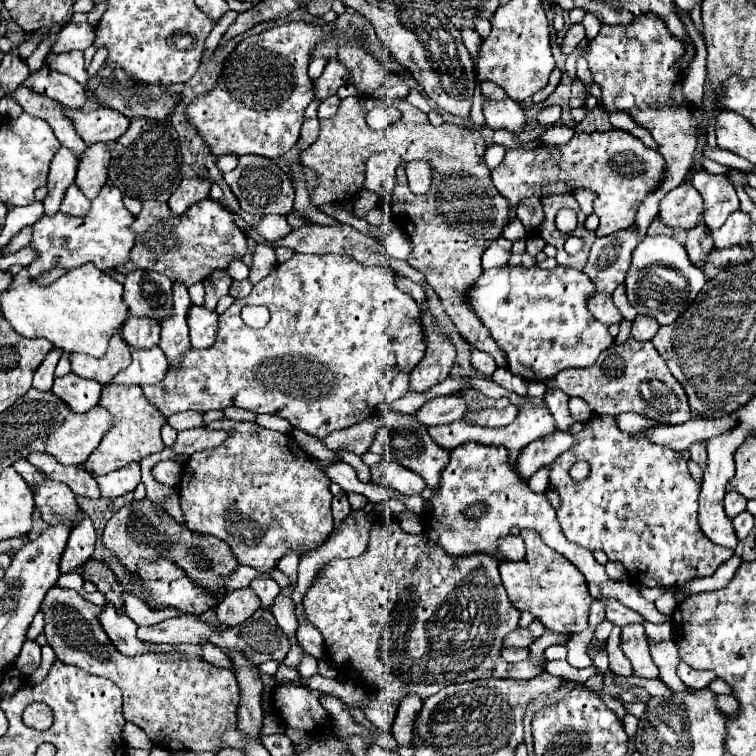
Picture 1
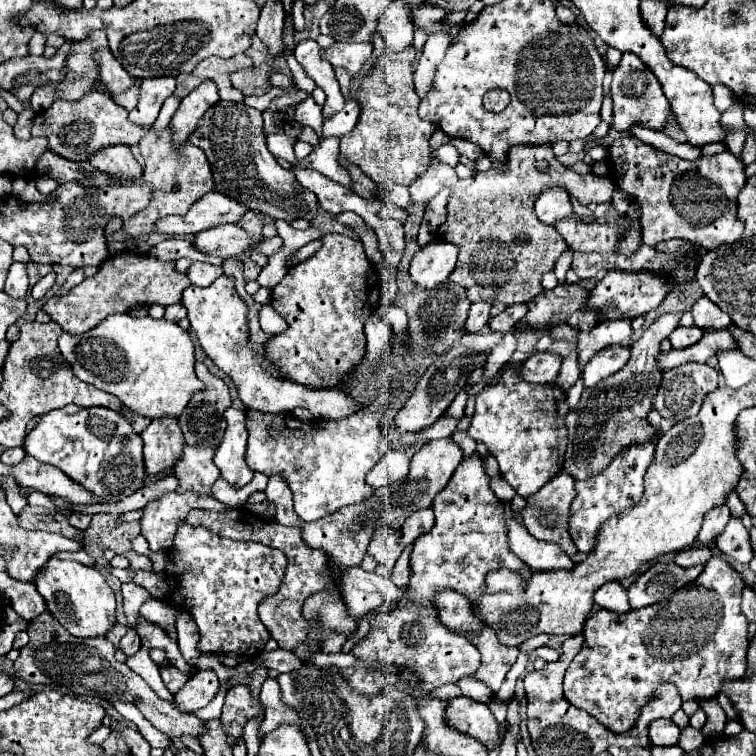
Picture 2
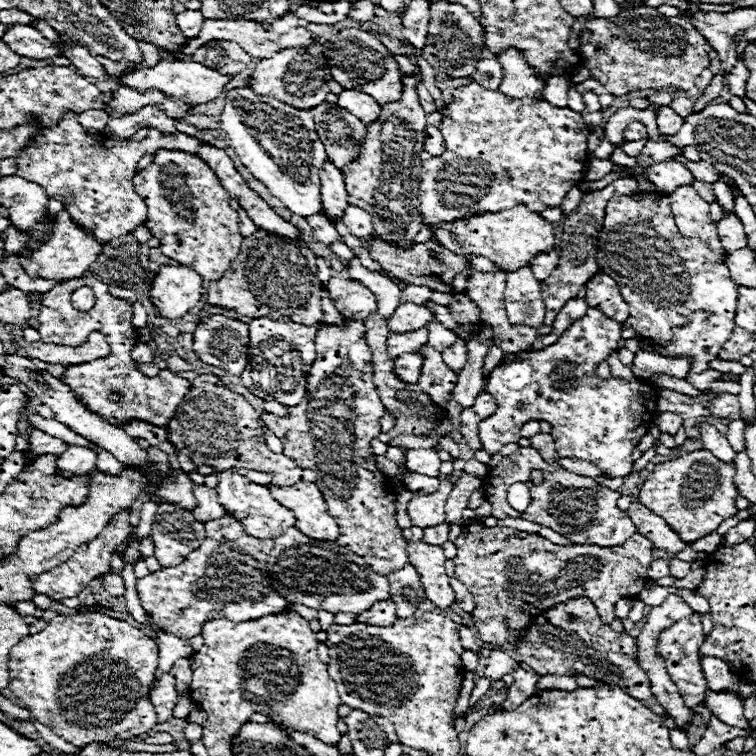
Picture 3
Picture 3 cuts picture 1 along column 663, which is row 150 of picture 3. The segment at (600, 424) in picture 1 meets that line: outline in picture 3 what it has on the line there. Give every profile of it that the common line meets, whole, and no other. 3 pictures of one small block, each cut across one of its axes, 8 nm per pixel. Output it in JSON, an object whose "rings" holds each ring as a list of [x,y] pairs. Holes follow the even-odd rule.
{"rings":[[[478,82],[454,88],[452,96],[454,100],[442,110],[442,122],[438,126],[446,142],[446,152],[424,160],[420,166],[418,200],[426,226],[436,228],[442,224],[452,224],[460,218],[500,212],[512,208],[514,204],[524,204],[530,211],[540,213],[560,206],[570,188],[582,182],[590,128],[582,122],[580,112],[556,108],[546,100],[530,96],[510,98],[500,90],[488,90]]]}

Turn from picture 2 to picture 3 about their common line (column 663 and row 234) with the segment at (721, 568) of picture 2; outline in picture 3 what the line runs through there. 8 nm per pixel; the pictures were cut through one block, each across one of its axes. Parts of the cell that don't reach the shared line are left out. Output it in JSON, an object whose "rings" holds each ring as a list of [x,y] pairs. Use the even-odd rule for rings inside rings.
{"rings":[[[638,192],[632,196],[614,196],[606,204],[596,260],[600,272],[608,272],[608,276],[618,282],[620,294],[630,308],[630,316],[624,326],[634,328],[638,340],[658,344],[660,348],[654,348],[654,352],[660,356],[688,358],[690,374],[708,370],[708,364],[718,356],[720,348],[728,342],[728,336],[734,330],[738,288],[732,282],[726,264],[720,256],[716,256],[716,252],[712,252],[698,238],[686,238],[678,232],[667,195]]]}

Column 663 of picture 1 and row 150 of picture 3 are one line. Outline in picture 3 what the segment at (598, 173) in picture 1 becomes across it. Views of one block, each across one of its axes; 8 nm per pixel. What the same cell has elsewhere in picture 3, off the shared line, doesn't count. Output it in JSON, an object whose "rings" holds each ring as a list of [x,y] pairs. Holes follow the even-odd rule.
{"rings":[[[158,150],[154,154],[154,162],[140,170],[134,176],[134,190],[148,206],[148,220],[144,226],[150,230],[154,238],[160,240],[160,252],[188,268],[194,268],[204,280],[218,280],[226,270],[228,264],[236,258],[242,244],[242,234],[238,228],[238,212],[230,208],[230,196],[222,188],[218,176],[212,168],[198,158],[196,154],[180,152],[180,150]]]}

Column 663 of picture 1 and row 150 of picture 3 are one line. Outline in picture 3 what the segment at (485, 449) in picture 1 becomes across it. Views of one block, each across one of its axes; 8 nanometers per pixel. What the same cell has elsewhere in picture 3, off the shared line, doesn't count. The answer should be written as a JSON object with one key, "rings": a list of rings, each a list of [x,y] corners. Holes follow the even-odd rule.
{"rings":[[[616,146],[616,148],[614,148],[614,154],[610,156],[610,162],[618,164],[618,166],[630,166],[630,168],[636,168],[636,158],[624,154],[624,152],[622,152],[622,146]]]}

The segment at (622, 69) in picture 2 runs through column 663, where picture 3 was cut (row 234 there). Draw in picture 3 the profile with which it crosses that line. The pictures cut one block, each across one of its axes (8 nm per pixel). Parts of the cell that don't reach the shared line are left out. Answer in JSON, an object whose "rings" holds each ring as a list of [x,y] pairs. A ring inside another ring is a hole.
{"rings":[[[66,112],[54,126],[40,128],[34,140],[22,148],[16,158],[18,168],[14,174],[24,176],[24,180],[36,180],[50,198],[58,198],[66,206],[66,212],[82,230],[90,232],[100,244],[108,244],[114,238],[130,234],[146,220],[146,204],[134,192],[132,184],[132,178],[138,172],[138,160],[146,152],[154,154],[158,148],[180,148],[196,154],[202,144],[206,142],[196,136],[184,132],[162,134],[154,128],[142,142],[104,140],[98,134],[86,132],[78,124],[74,112]]]}

